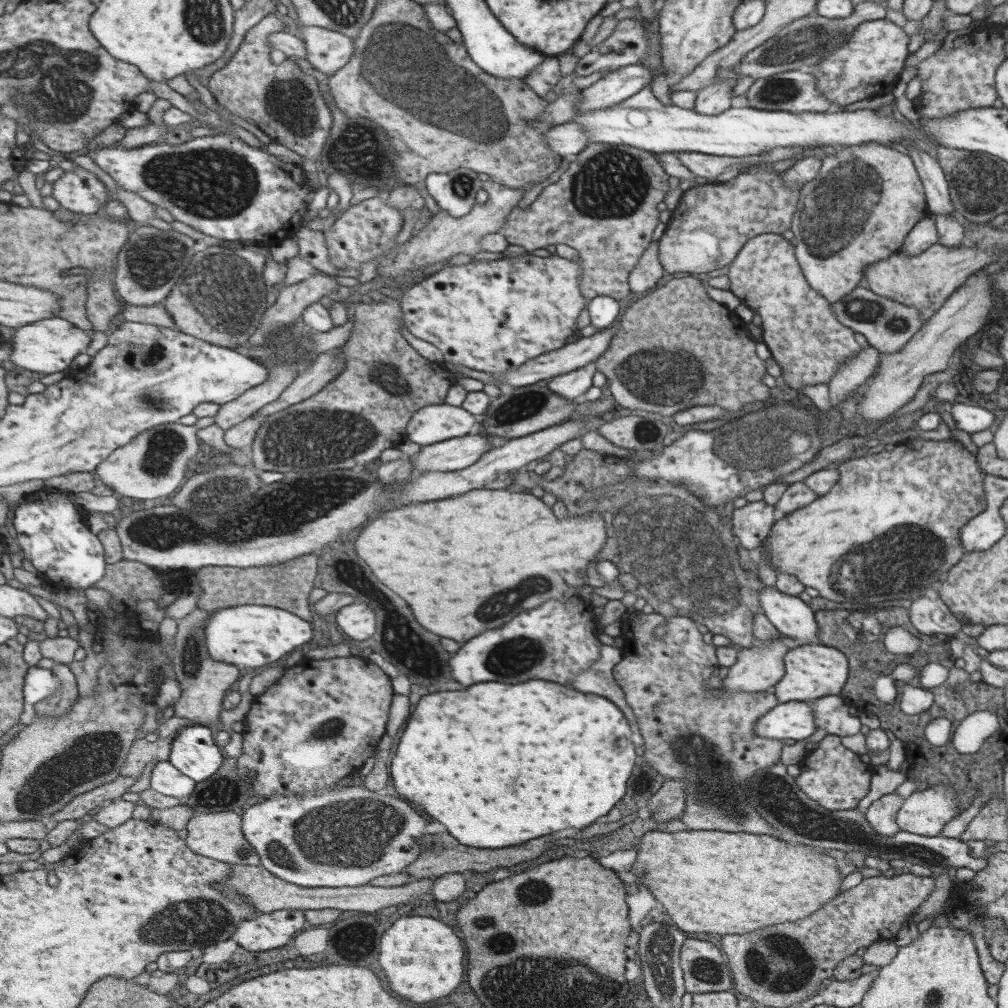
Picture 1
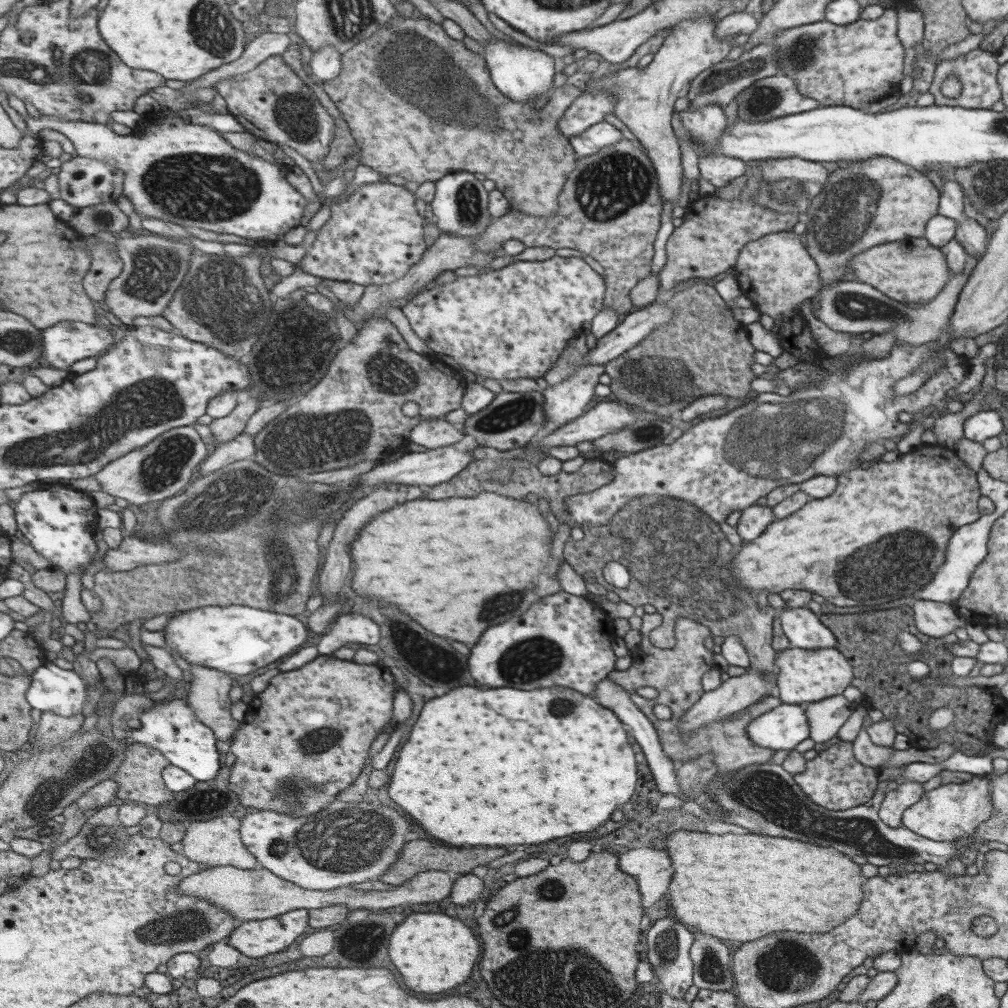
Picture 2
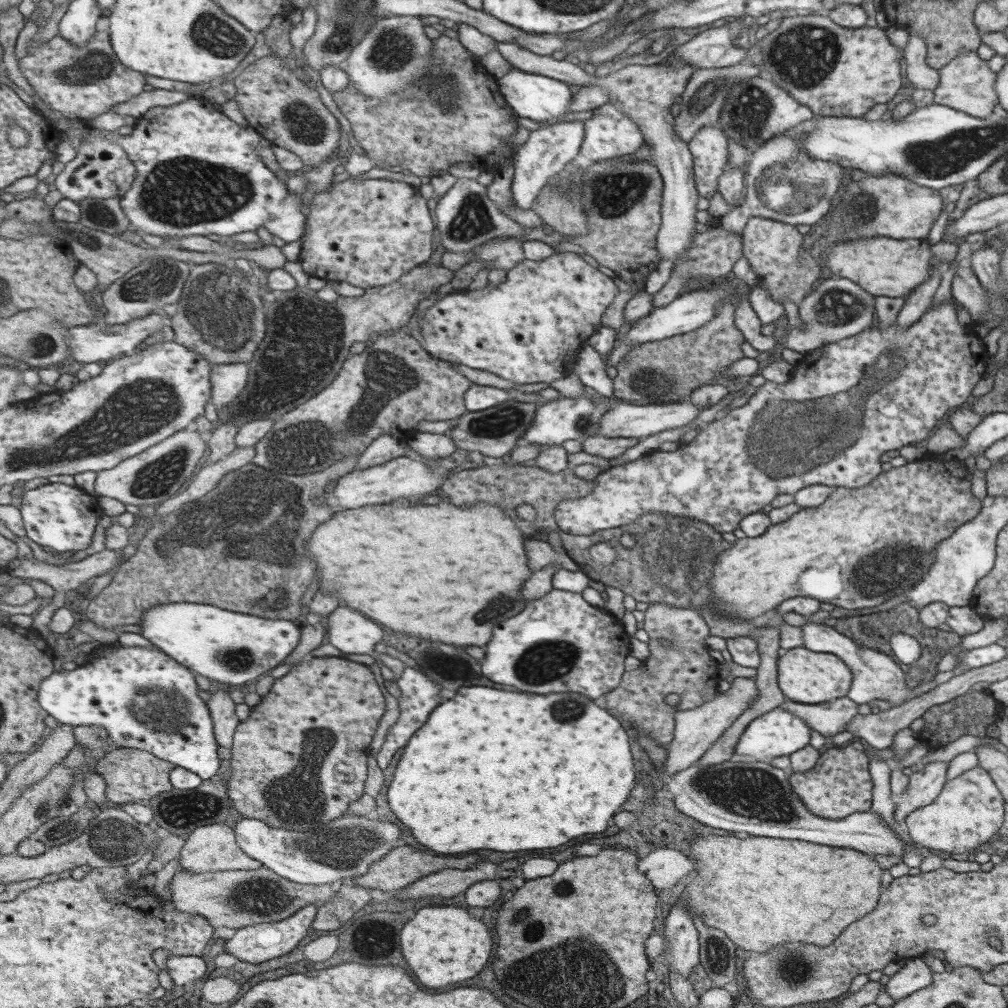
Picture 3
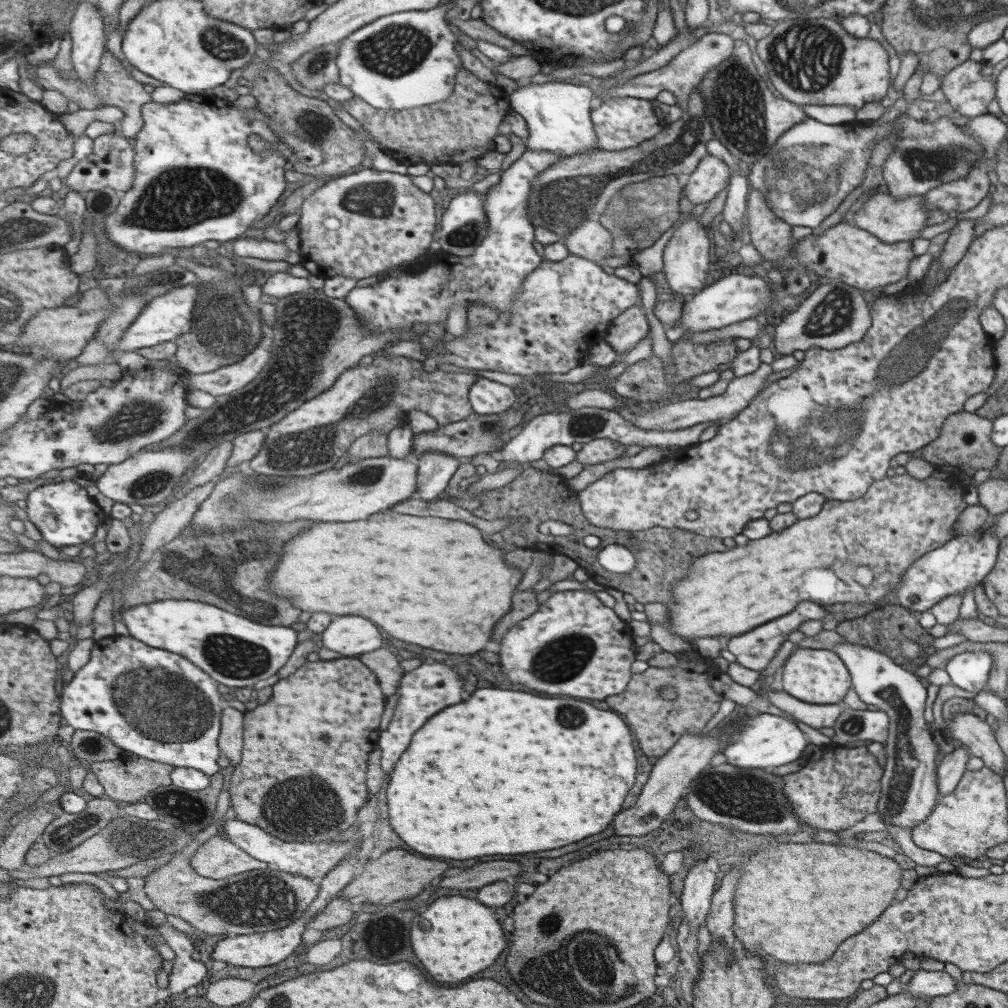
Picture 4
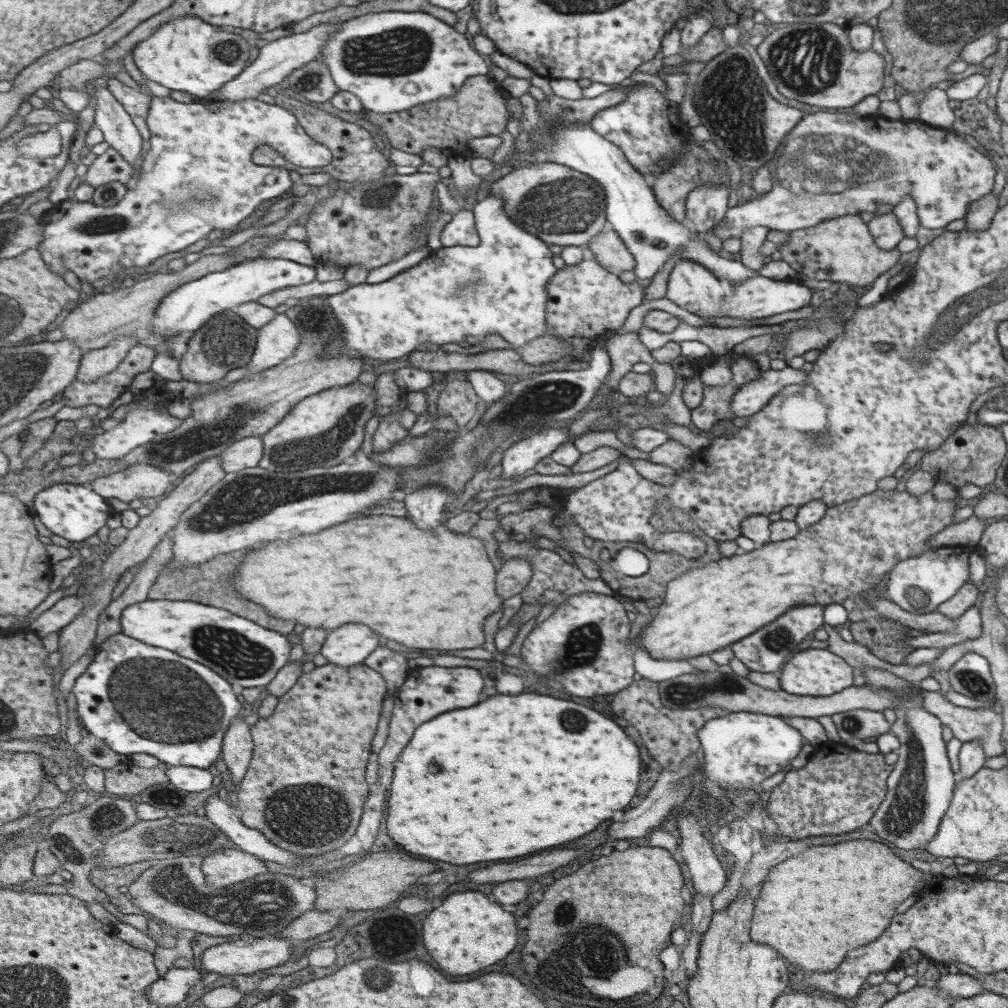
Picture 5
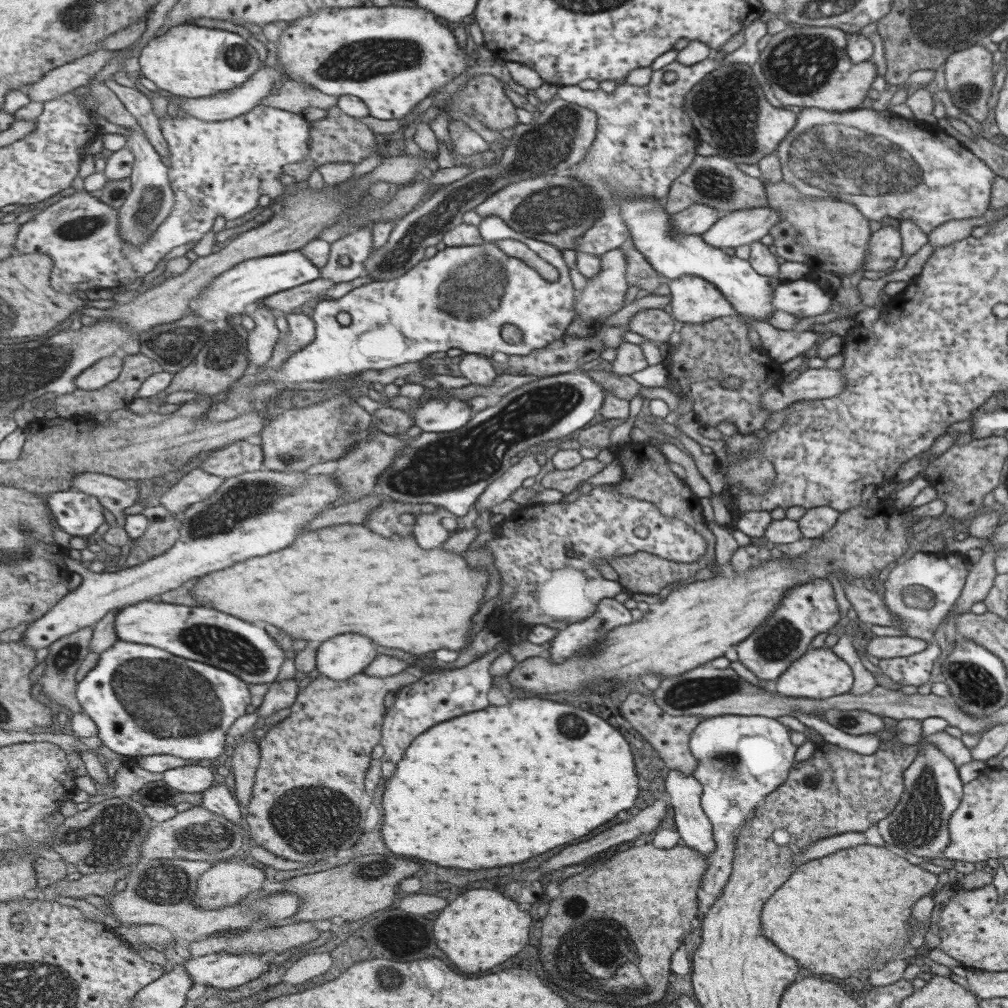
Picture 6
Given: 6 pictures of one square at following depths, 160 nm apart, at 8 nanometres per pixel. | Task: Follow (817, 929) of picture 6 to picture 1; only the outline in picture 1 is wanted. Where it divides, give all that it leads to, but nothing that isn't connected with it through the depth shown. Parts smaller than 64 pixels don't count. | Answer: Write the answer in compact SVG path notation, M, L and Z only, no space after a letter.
M695 830L695 832L667 832L667 831L649 831L643 836L639 837L639 844L635 848L637 852L637 860L635 860L635 866L643 866L647 872L643 876L643 884L649 888L649 892L655 896L657 902L661 902L663 908L667 908L669 912L668 918L676 925L676 928L686 933L707 933L725 935L743 935L749 932L757 931L757 928L761 926L773 926L773 924L781 924L781 922L793 922L794 920L801 920L807 918L809 914L814 914L821 907L835 899L836 895L839 895L839 884L843 880L842 873L839 870L839 862L833 859L832 856L823 853L822 849L816 849L811 846L797 844L797 846L791 846L787 842L781 842L781 840L775 840L769 835L753 836L746 832L739 832L739 834L729 834L729 832L711 832L711 830Z

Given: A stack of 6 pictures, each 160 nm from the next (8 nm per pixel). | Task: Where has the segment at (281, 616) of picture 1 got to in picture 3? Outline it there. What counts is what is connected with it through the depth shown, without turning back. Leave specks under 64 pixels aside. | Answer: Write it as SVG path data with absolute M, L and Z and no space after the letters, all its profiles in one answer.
M187 601L150 608L140 622L140 634L162 652L216 685L248 684L277 668L301 642L301 625L291 620L247 616L209 604Z

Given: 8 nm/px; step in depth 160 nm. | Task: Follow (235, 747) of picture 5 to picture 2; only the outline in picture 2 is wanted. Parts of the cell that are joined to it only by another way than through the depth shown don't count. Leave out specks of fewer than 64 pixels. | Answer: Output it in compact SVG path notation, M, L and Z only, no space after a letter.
M190 664L191 684L187 700L194 706L195 713L209 728L214 729L218 740L231 741L232 736L239 730L243 721L237 721L231 716L231 697L230 692L233 686L233 680L229 674L223 673L215 668Z

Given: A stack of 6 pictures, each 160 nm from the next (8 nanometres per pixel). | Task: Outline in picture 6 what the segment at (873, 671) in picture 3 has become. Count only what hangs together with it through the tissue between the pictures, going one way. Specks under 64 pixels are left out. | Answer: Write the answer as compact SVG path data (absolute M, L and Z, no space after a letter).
M935 717L921 722L921 741L915 744L918 746L918 754L914 762L903 771L903 797L885 819L875 824L884 842L905 848L915 856L944 857L943 852L949 844L948 820L963 797L957 767L940 750L924 742L930 734L943 731L946 726L945 720Z

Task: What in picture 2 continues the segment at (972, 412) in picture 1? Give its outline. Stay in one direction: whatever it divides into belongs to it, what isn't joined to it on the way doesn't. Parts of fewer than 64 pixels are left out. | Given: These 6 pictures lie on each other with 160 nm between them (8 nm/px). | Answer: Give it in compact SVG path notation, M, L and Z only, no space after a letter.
M979 410L963 422L962 429L967 440L986 444L988 438L997 436L1003 430L1003 424L996 411Z

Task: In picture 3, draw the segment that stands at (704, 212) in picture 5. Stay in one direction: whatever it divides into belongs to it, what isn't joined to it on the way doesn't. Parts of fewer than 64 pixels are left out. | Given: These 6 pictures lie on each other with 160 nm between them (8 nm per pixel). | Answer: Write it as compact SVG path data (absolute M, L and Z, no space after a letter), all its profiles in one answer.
M702 126L695 136L687 142L694 155L695 181L699 197L707 200L717 191L717 179L723 174L729 155L726 136L714 126Z

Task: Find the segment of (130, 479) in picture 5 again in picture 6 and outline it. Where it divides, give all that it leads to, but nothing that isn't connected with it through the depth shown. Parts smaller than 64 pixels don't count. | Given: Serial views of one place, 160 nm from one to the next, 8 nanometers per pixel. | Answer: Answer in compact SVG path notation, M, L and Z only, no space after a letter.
M88 472L75 476L73 484L75 490L97 496L103 508L114 516L117 527L126 526L125 510L140 502L137 482Z

